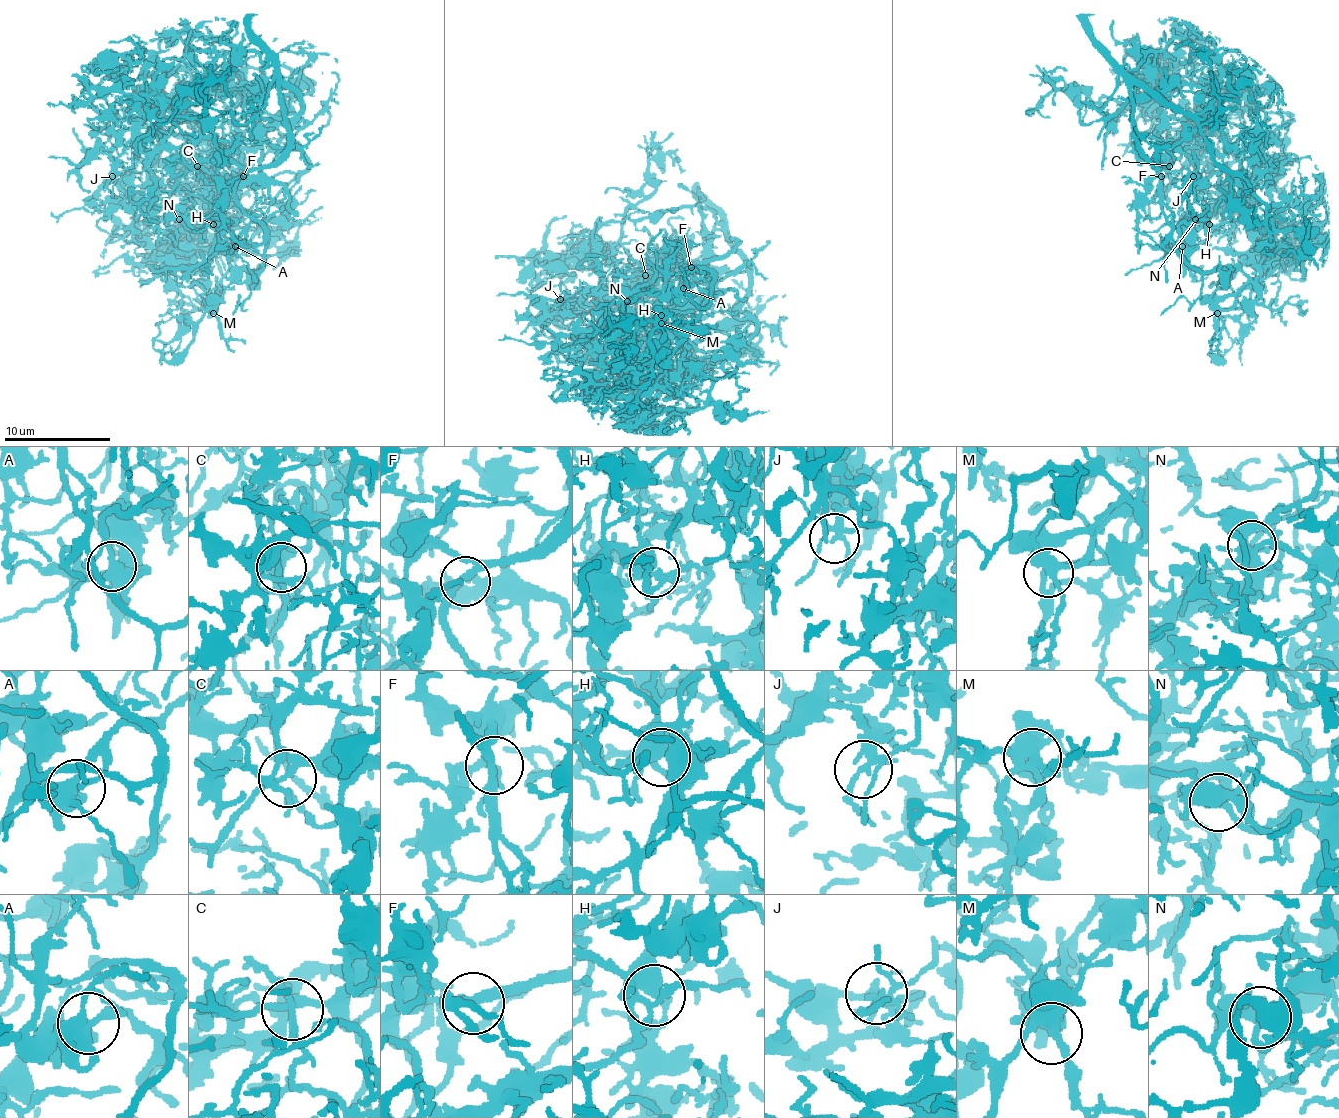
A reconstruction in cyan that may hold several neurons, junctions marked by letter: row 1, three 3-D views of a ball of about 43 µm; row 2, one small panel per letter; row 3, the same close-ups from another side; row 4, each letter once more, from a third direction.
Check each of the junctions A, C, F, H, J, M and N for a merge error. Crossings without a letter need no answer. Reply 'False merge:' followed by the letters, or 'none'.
False merge: none

